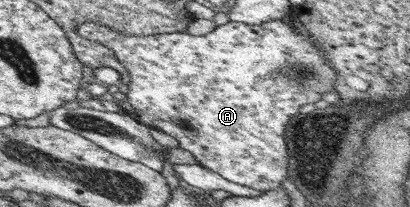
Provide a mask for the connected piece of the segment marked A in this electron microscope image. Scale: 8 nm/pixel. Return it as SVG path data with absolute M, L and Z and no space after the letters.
M282 20L264 21L262 24L242 24L227 21L216 26L205 36L190 36L185 32L154 36L122 36L106 26L86 22L76 27L78 37L98 42L110 49L130 76L126 88L126 102L133 108L128 115L136 122L160 131L162 112L164 122L172 120L184 124L194 136L174 136L178 145L190 152L195 162L219 174L222 178L259 191L279 188L286 179L288 147L285 144L285 126L289 116L300 106L320 100L324 92L333 91L335 74L324 62L321 50L295 28Z

